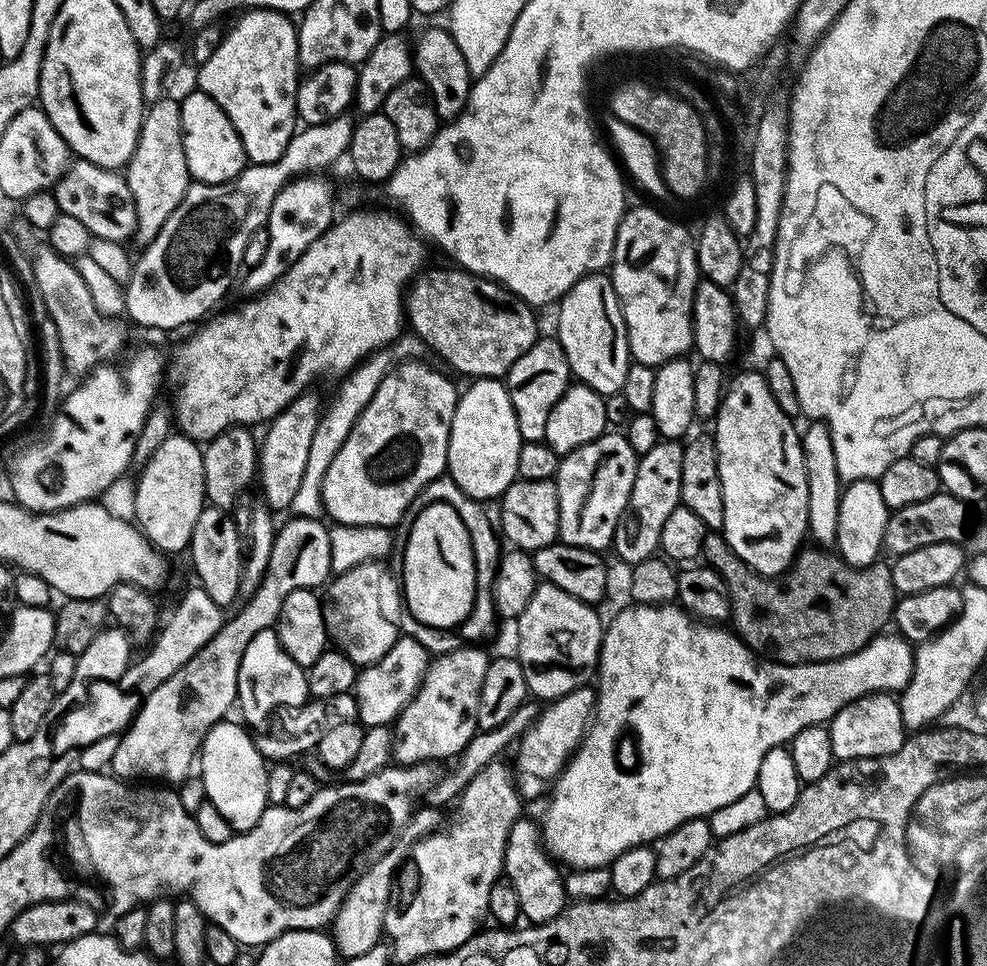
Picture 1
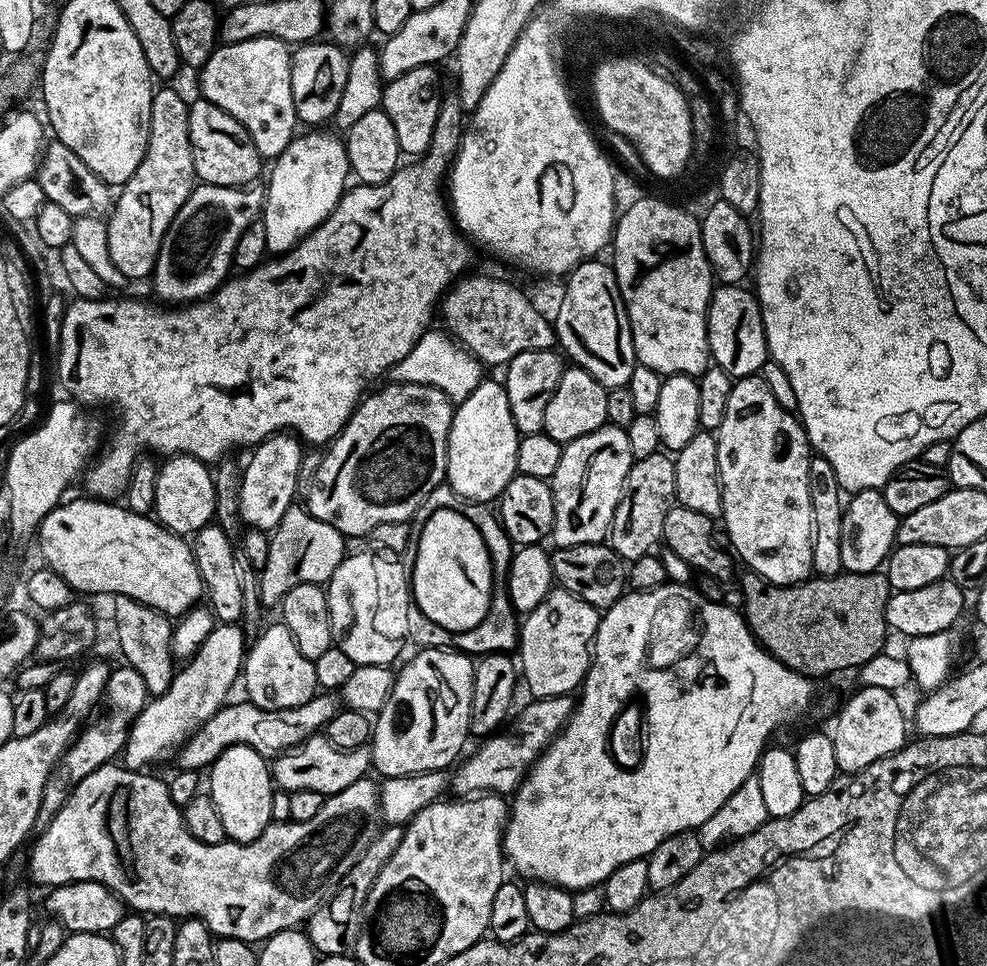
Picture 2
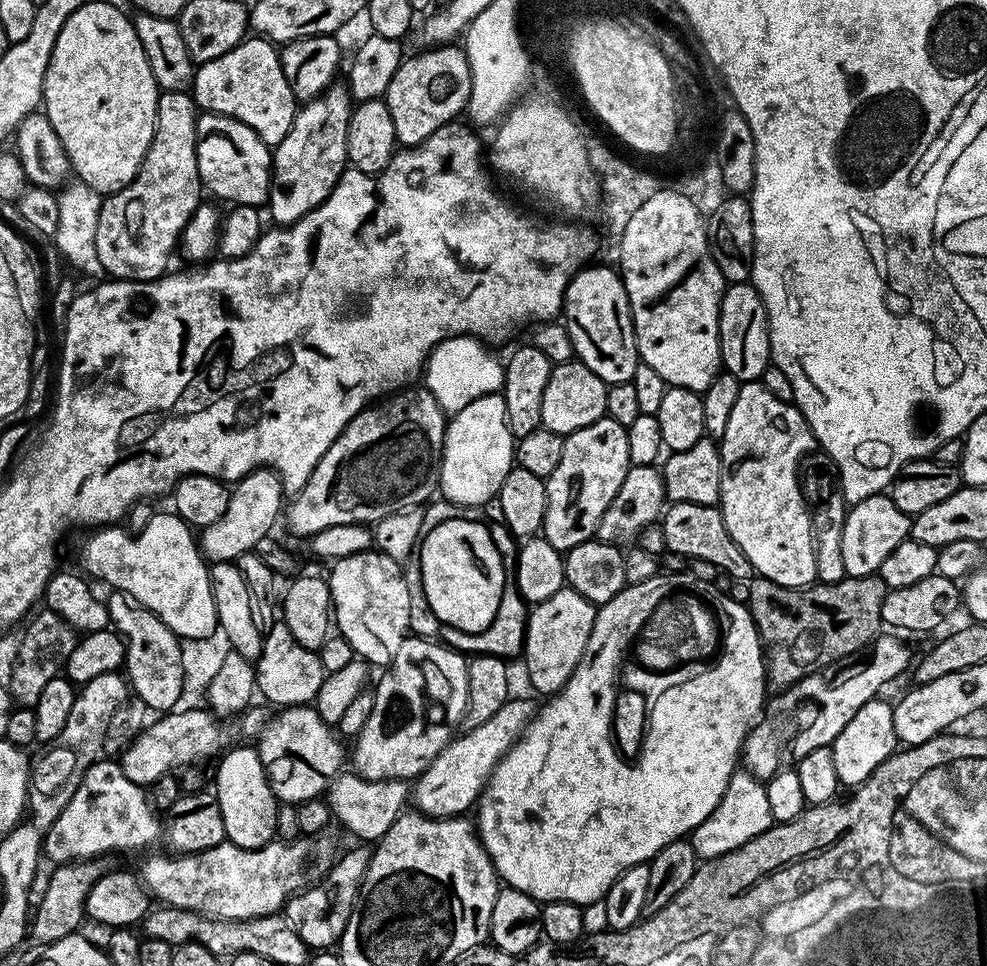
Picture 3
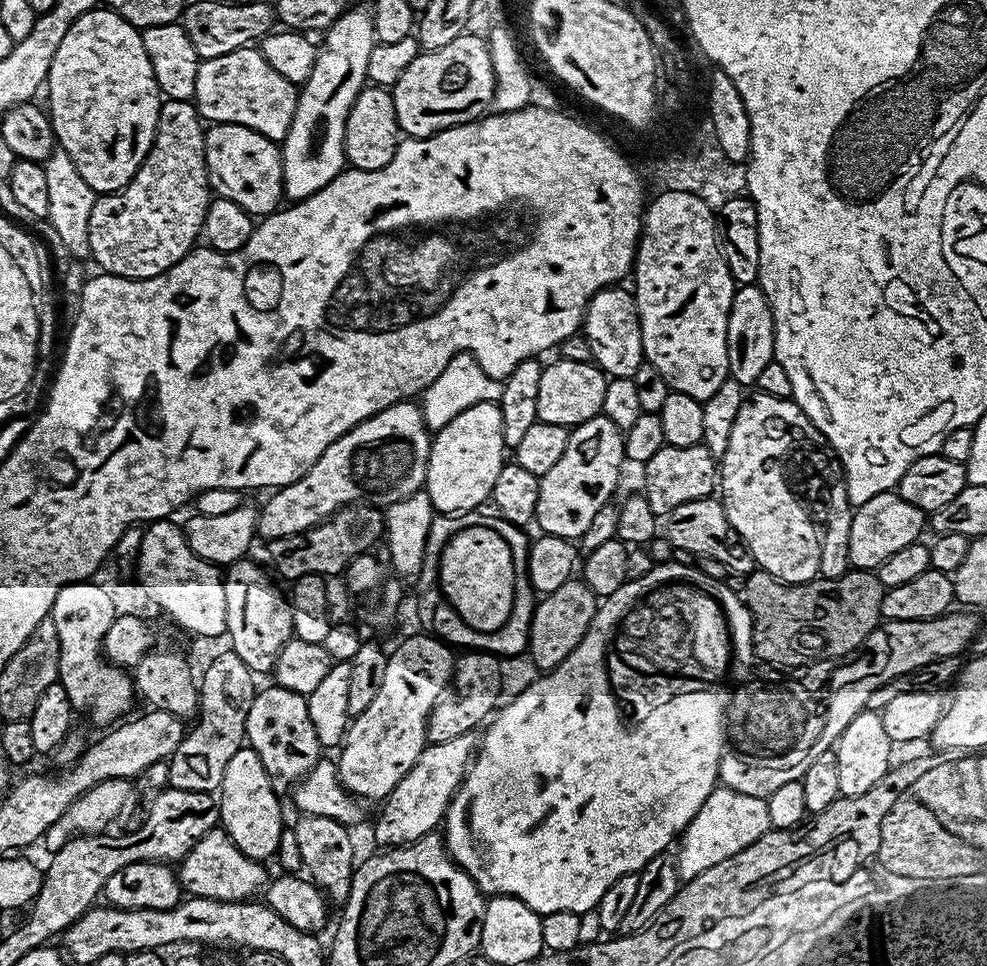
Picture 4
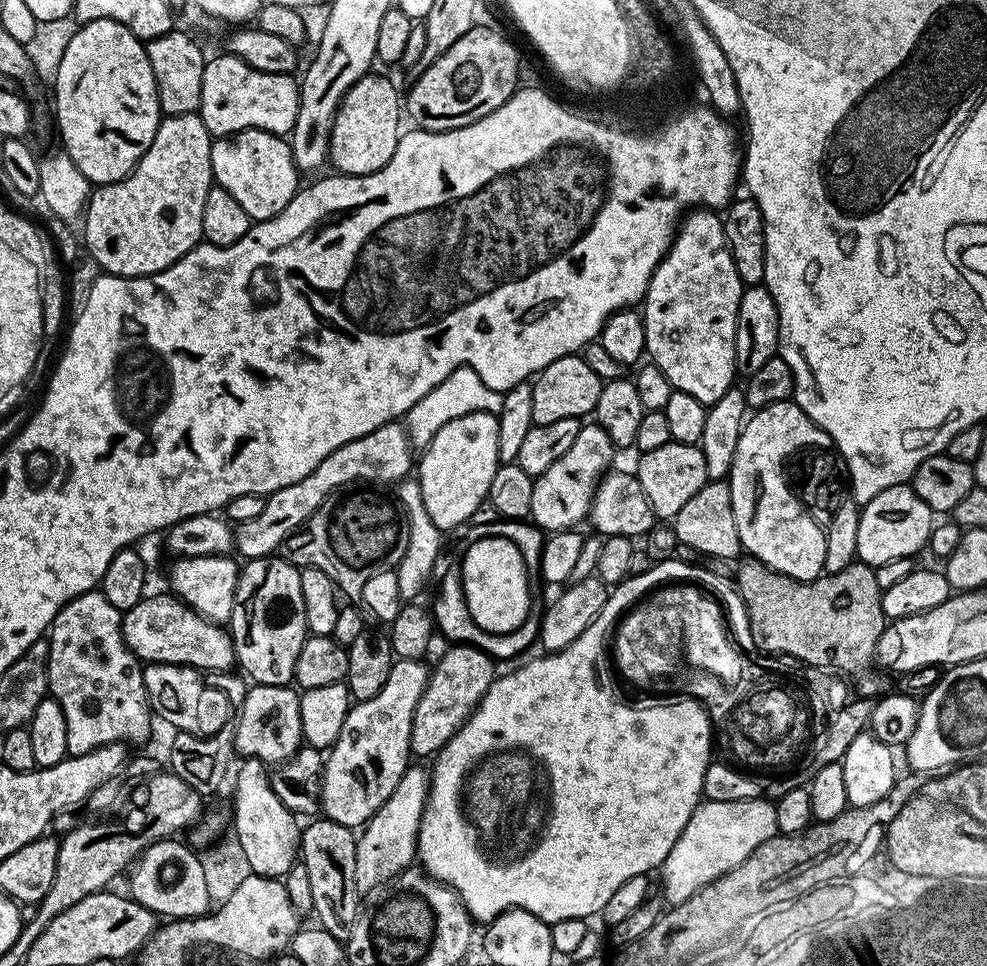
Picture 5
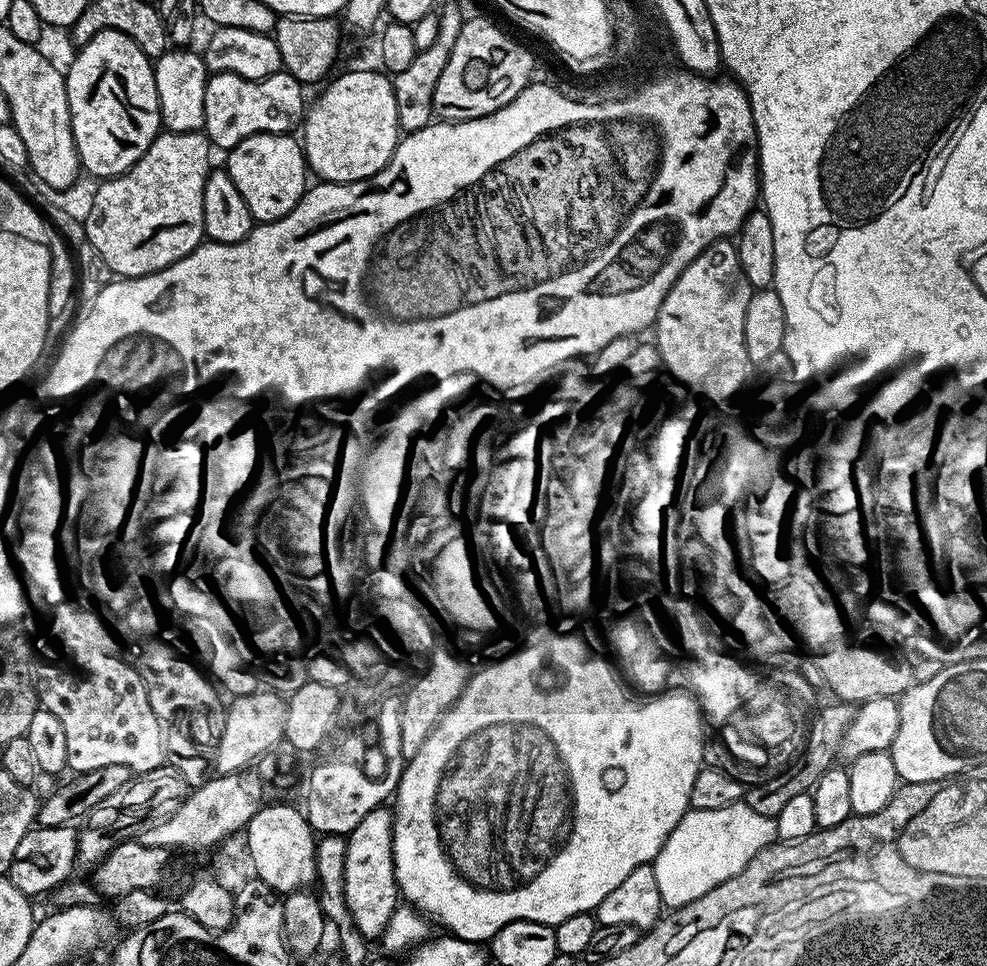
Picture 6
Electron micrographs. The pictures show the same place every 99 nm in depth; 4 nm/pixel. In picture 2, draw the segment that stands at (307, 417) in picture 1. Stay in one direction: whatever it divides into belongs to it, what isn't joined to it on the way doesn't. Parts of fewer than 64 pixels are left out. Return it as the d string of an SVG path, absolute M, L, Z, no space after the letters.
M287 431L277 432L275 436L268 436L260 444L251 449L252 457L248 460L248 465L243 465L242 475L239 486L239 514L240 519L248 528L256 528L265 534L271 533L273 529L279 526L283 514L294 501L296 497L296 487L302 484L300 468L306 455L301 441L295 435Z

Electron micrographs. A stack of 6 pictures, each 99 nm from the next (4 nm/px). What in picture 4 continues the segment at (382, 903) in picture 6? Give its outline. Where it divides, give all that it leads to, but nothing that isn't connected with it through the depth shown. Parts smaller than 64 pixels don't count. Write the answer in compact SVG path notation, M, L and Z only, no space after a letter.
M467 732L451 742L425 747L415 766L406 773L402 782L398 782L398 786L394 786L391 796L383 801L384 809L376 820L376 840L380 846L385 849L399 848L433 835L448 815L448 804L456 796L477 751L476 732Z

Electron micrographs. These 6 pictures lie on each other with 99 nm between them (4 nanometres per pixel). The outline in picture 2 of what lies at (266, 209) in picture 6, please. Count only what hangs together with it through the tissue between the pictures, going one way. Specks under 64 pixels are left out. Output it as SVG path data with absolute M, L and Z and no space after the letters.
M196 98L188 109L190 122L190 146L194 158L194 170L203 183L239 188L253 183L260 172L262 157L254 146L250 134L230 114L208 100Z

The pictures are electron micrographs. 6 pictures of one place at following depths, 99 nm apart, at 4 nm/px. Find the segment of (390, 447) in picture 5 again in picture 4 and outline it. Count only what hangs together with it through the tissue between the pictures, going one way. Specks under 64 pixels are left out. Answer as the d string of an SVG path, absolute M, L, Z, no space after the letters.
M403 400L394 406L390 406L386 410L382 410L378 414L374 414L370 418L366 418L358 426L354 426L346 434L342 434L342 438L338 438L334 443L326 449L322 454L322 458L318 458L318 462L314 462L314 466L310 466L310 470L302 478L298 478L293 484L287 484L285 488L275 489L271 493L272 496L264 504L264 512L259 513L258 516L258 536L261 541L267 542L269 540L277 540L283 536L293 536L299 532L306 532L316 524L333 516L341 506L349 506L357 502L363 501L365 498L367 503L373 506L387 506L392 503L402 502L403 499L410 498L420 489L425 487L428 479L428 463L430 462L430 450L432 449L432 441L434 439L433 433L430 431L427 422L424 421L424 413L419 403L412 400Z

